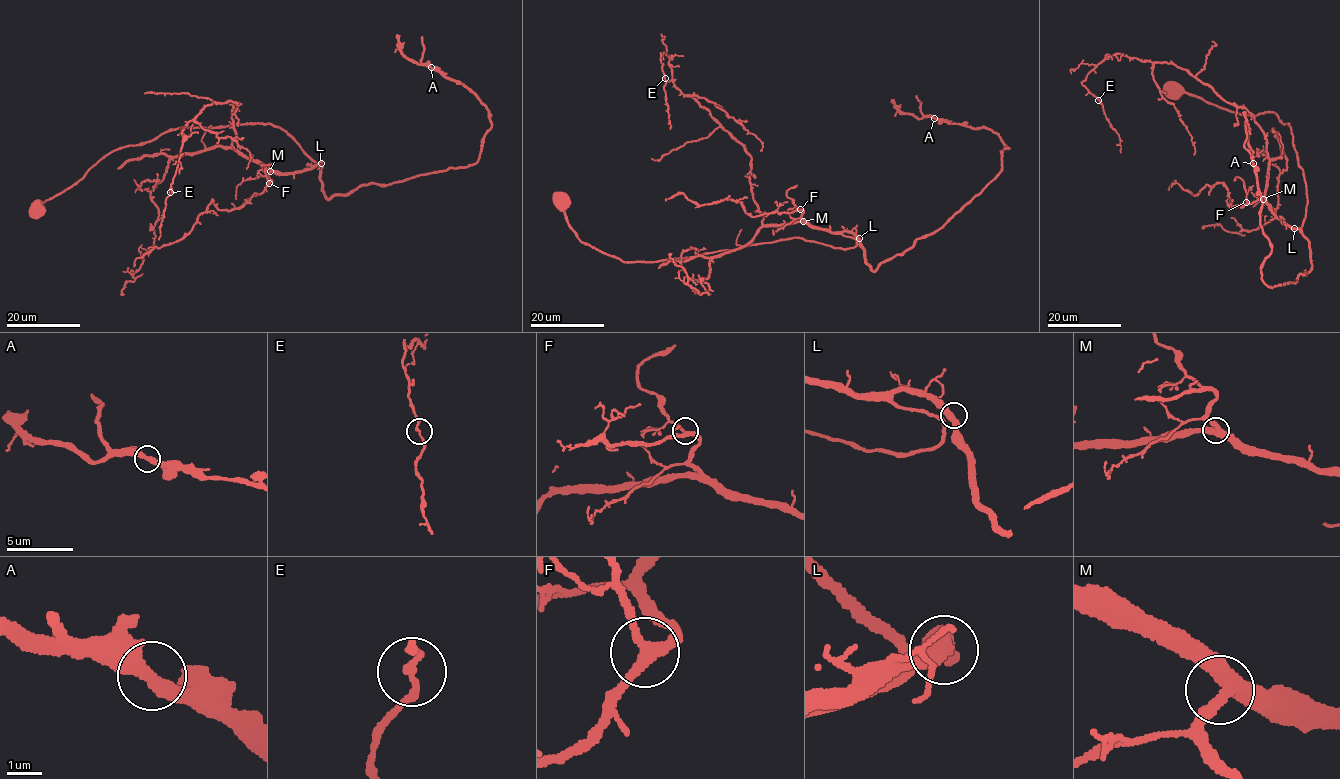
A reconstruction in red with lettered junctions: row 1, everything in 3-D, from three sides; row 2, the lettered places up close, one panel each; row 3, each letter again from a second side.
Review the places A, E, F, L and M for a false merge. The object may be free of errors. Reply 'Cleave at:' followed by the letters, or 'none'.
Cleave at: none

